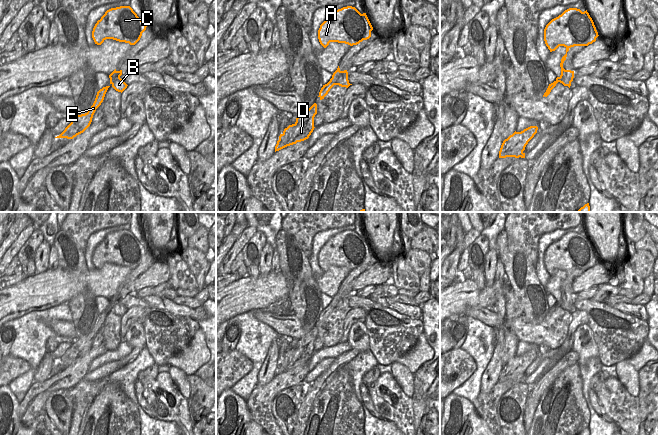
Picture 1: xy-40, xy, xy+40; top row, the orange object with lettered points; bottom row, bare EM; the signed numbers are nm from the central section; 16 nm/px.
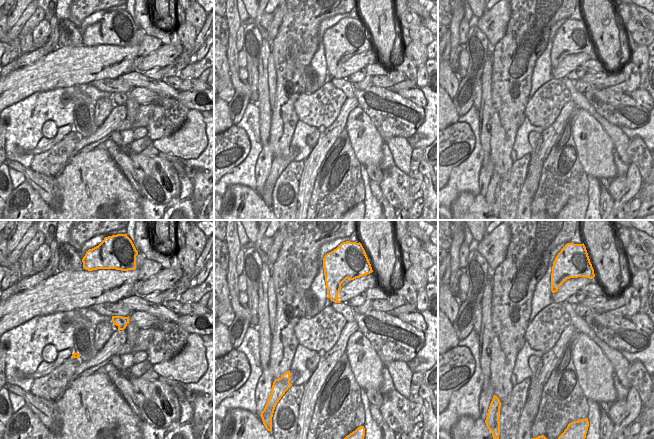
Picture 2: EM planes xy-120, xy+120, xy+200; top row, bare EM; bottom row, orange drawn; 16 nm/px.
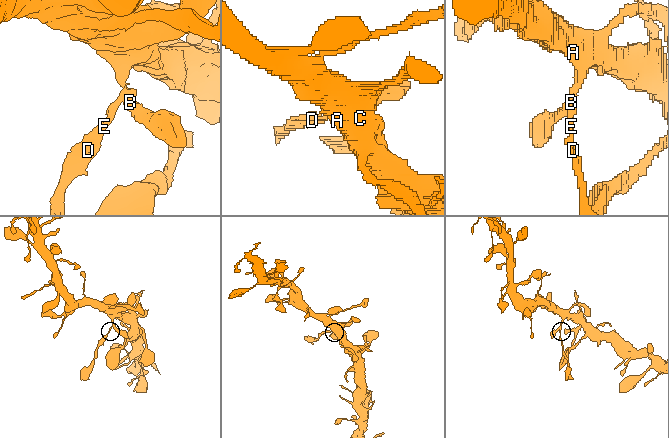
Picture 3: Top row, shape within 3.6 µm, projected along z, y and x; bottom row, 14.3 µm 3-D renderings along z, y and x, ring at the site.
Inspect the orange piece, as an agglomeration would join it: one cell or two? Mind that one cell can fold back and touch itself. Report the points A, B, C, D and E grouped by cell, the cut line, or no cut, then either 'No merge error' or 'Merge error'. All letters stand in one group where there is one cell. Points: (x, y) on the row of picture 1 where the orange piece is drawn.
Groups: A B C / D E. Split along xy (330, 80), (335, 84). Merge error.

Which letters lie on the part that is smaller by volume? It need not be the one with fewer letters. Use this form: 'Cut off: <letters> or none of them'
Cut off: D, E

